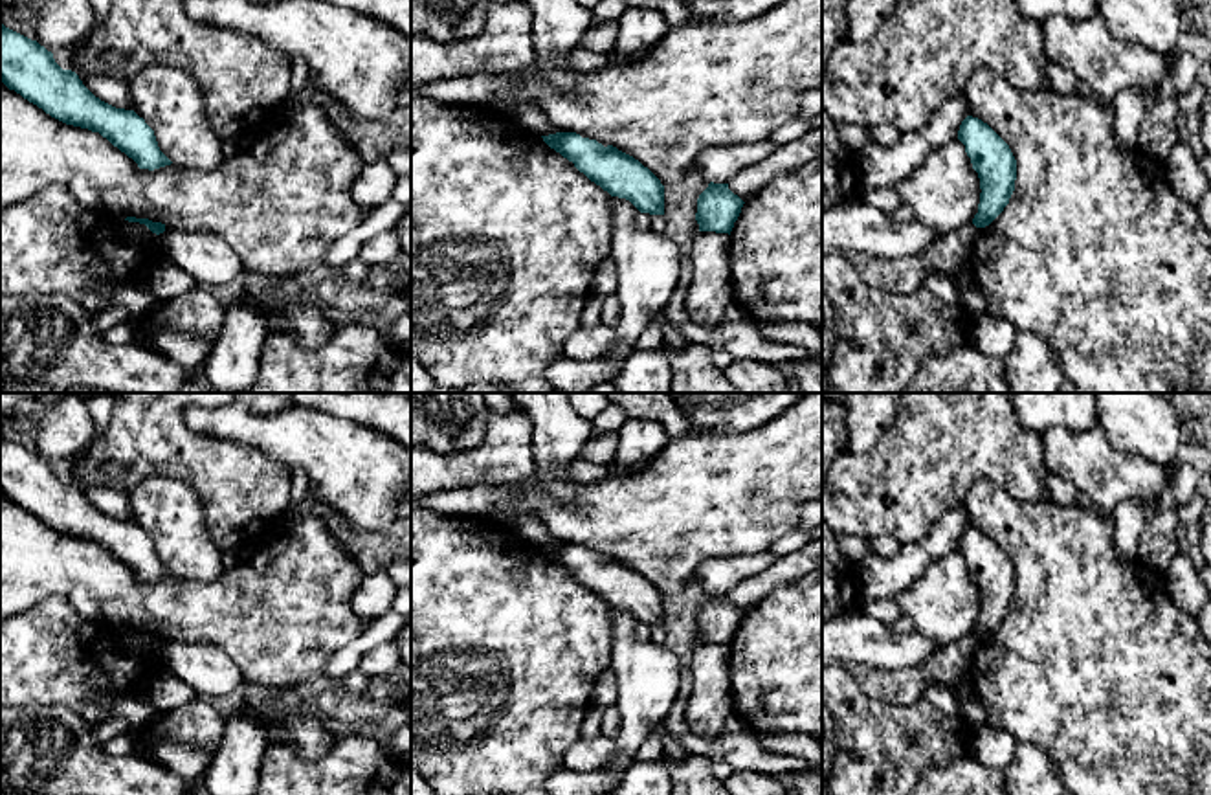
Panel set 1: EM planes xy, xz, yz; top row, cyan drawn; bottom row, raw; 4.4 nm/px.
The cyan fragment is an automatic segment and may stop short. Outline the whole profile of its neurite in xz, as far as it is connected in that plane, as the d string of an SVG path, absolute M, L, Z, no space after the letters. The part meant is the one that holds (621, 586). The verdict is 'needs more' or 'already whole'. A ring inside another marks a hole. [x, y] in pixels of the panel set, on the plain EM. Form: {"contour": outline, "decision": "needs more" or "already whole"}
{"contour": "M576 543L541 549L611 608L629 611L640 624L664 626L664 597L633 567Z", "decision": "already whole"}

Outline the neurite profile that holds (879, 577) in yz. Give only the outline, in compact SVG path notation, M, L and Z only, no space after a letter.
M960 503L934 523L927 538L901 543L894 556L881 556L873 551L866 554L857 564L862 599L866 602L895 599L923 575L932 560L956 551L960 536L967 527L967 514Z

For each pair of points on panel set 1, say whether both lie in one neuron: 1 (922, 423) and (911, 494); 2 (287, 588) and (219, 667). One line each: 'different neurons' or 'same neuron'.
1: same neuron
2: different neurons

